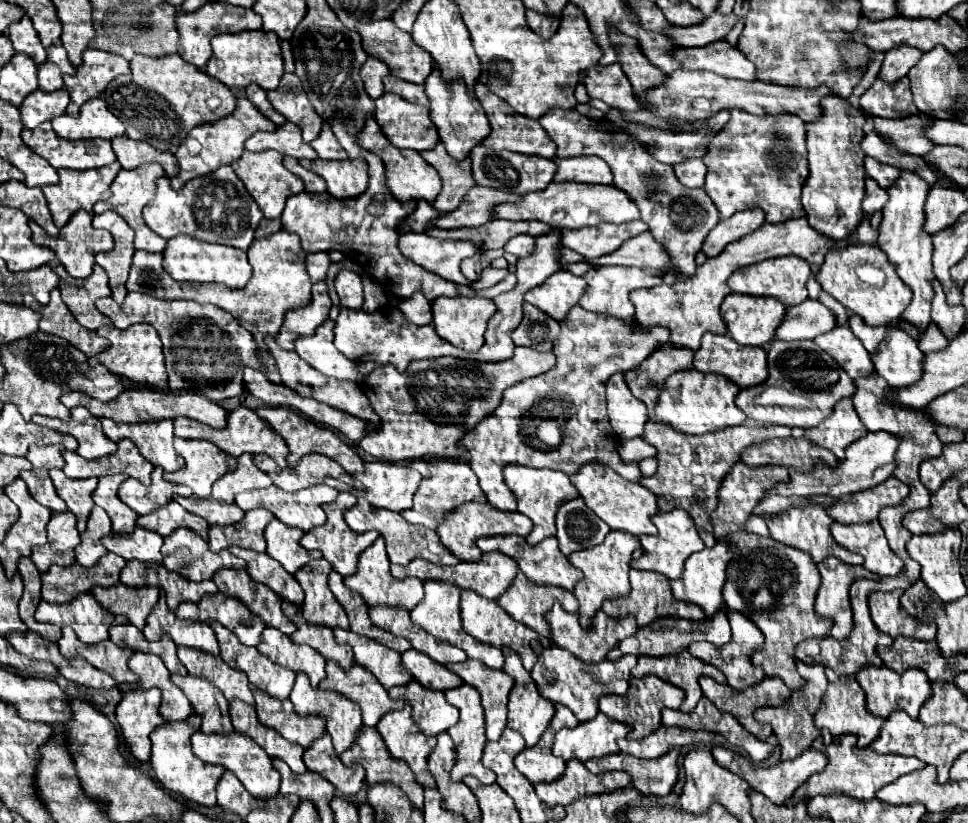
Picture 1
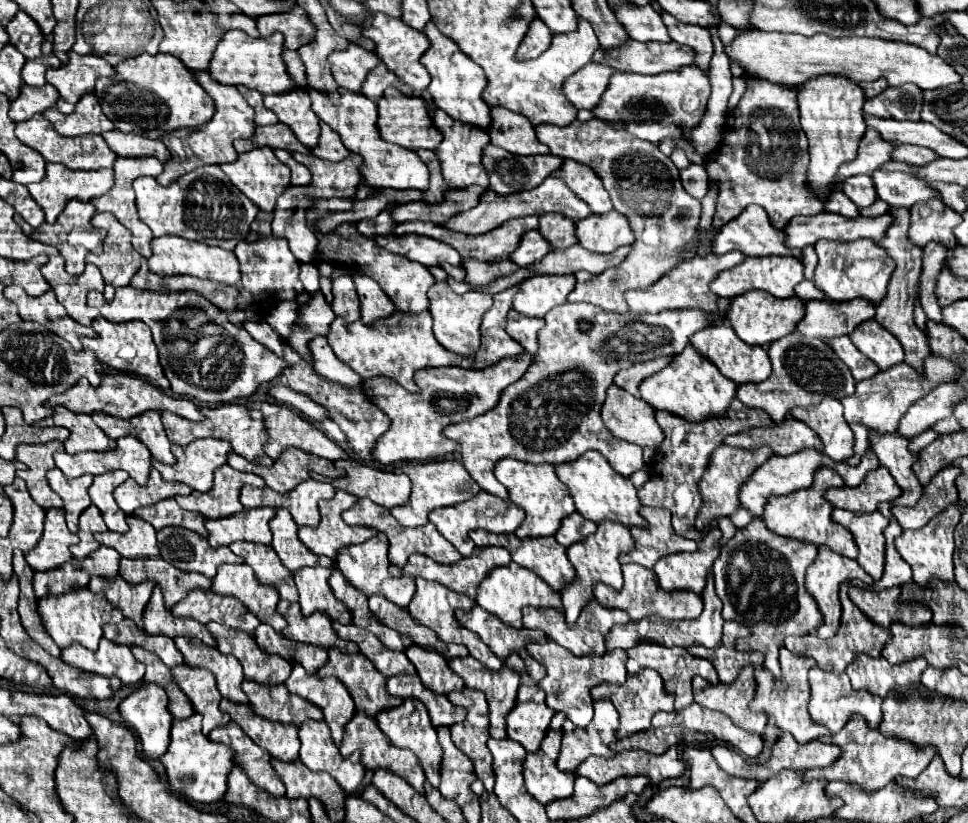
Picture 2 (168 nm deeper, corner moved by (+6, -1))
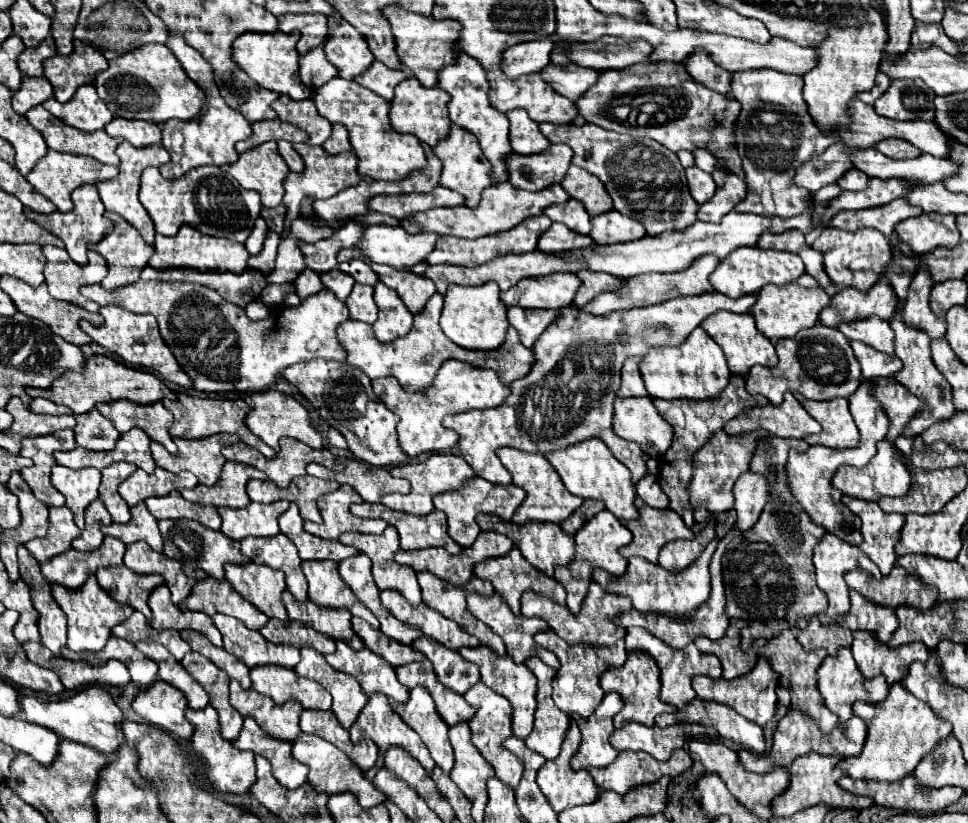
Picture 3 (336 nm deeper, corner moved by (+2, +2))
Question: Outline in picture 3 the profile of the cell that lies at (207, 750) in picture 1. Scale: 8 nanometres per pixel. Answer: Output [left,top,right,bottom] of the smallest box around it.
[232,718,308,790]

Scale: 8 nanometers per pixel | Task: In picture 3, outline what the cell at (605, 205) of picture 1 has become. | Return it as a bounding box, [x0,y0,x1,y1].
[400,182,570,238]

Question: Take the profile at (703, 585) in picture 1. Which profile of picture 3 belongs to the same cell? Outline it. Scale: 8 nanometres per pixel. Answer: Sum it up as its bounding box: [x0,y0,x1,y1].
[658,520,716,572]

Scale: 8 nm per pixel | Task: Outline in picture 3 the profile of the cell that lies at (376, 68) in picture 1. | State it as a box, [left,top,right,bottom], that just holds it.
[324,20,374,80]

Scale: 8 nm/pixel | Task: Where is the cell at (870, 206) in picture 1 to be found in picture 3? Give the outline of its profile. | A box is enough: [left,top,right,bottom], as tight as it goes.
[838,170,868,190]

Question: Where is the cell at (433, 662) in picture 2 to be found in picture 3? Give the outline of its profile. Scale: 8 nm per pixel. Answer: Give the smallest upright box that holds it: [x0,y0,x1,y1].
[412,636,480,694]

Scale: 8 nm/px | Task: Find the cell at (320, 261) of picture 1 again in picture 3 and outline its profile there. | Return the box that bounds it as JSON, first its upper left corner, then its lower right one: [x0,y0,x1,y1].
[294,270,324,300]

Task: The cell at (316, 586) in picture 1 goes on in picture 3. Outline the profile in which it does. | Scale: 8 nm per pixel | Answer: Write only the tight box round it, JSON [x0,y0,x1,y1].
[302,560,378,628]

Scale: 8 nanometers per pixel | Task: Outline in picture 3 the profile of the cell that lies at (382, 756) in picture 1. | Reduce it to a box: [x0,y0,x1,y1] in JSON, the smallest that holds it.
[349,694,434,774]

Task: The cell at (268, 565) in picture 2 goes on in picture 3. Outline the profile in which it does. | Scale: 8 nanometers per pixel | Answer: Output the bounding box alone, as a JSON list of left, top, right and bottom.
[240,534,308,602]

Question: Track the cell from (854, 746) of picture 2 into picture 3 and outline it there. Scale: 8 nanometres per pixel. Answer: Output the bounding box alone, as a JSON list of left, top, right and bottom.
[840,682,952,780]

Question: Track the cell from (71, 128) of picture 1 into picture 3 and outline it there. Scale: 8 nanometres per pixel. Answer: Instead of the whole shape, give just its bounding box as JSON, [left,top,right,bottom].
[42,84,112,132]

